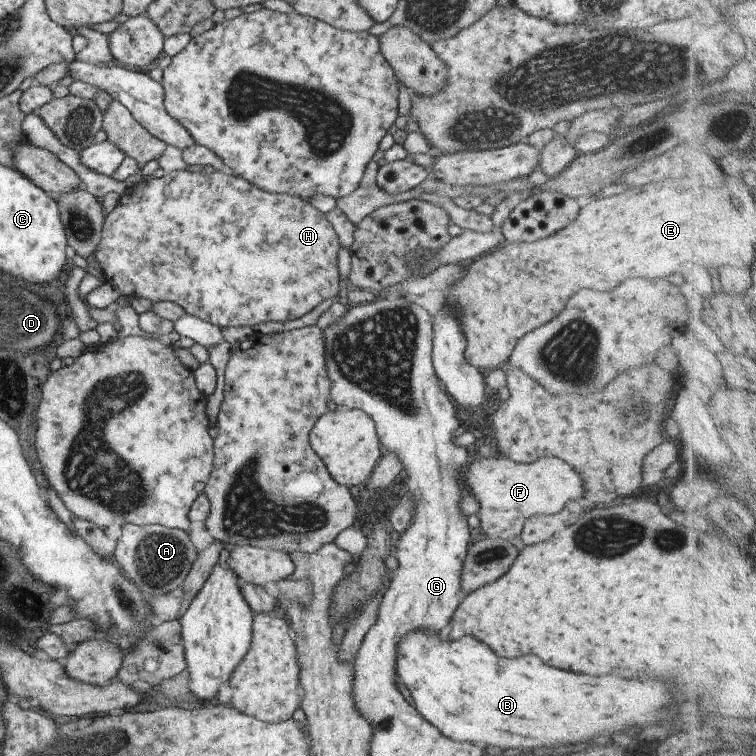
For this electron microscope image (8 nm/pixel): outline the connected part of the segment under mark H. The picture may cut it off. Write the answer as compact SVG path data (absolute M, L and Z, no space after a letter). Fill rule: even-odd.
M209 168L202 169L199 172L187 172L187 170L179 170L164 173L165 174L163 174L161 178L147 177L142 179L139 184L135 184L135 186L124 188L123 193L119 196L119 200L117 200L117 204L115 204L115 208L109 212L105 218L105 221L103 222L103 226L101 226L101 236L99 236L99 244L97 244L97 250L95 250L94 258L101 268L105 282L108 283L119 295L125 296L129 299L133 297L144 298L145 300L149 300L151 302L169 301L177 304L177 306L179 306L179 308L185 312L185 315L193 316L199 320L203 320L203 322L209 322L209 324L213 324L213 326L217 326L219 329L242 326L251 327L253 325L269 321L285 322L287 320L294 320L305 315L305 313L309 312L310 310L313 310L313 308L315 308L319 302L323 302L323 300L327 300L327 298L335 300L341 297L343 292L343 283L339 277L339 270L337 267L337 256L338 251L340 250L337 236L331 227L331 224L327 222L327 218L325 218L324 214L315 210L315 208L313 208L313 206L311 206L307 200L301 200L301 198L297 198L297 196L289 196L289 194L271 194L271 192L263 192L261 188L251 186L251 184L247 183L247 180L243 180L243 178L237 177L228 171L221 172Z

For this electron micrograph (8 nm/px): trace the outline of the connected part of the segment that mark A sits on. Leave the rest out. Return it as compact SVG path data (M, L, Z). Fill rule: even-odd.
M123 524L121 536L116 541L112 554L115 564L142 595L166 594L176 587L181 587L196 557L197 553L189 542L187 533L159 524Z

